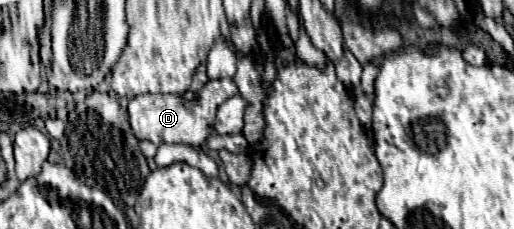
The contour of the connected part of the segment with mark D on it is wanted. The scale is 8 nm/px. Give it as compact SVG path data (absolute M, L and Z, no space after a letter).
M232 78L226 80L208 80L206 86L200 90L198 102L188 102L178 94L142 94L128 102L128 122L130 130L138 140L150 140L152 144L160 146L164 142L178 142L188 144L194 148L204 146L206 138L212 132L216 108L230 96L238 94L236 84Z

